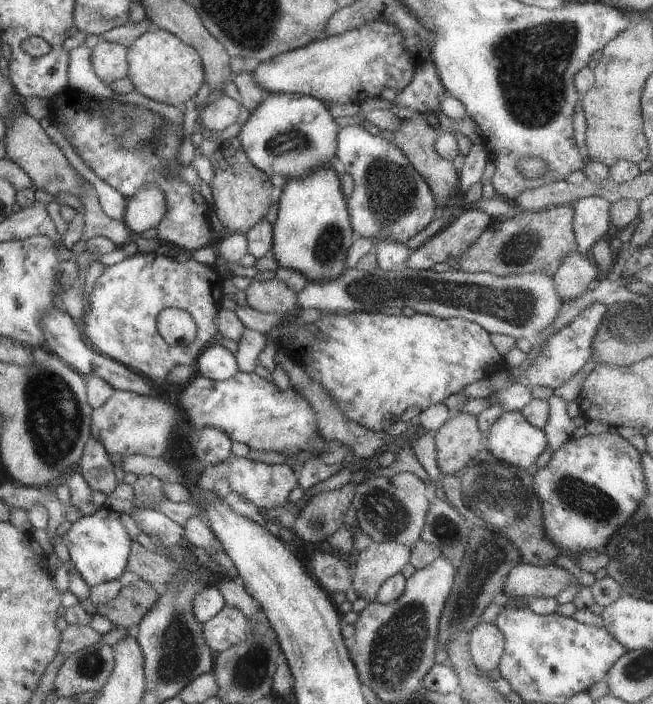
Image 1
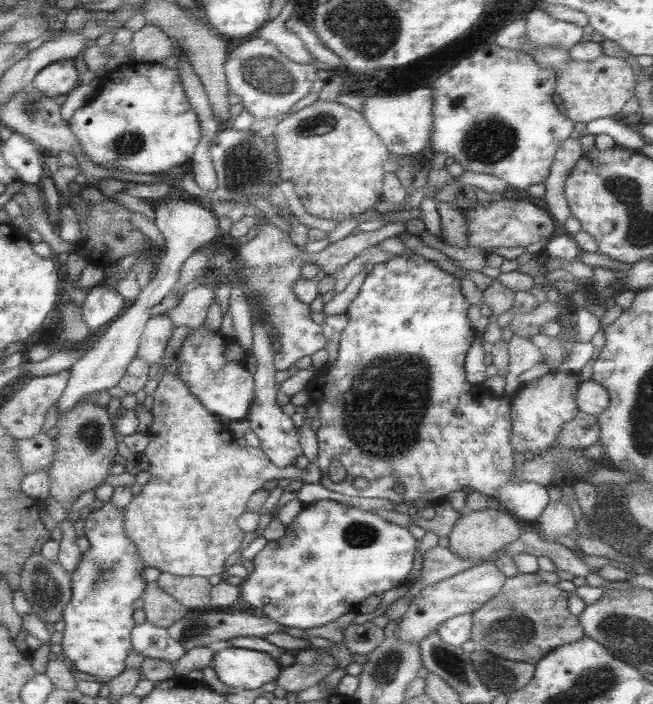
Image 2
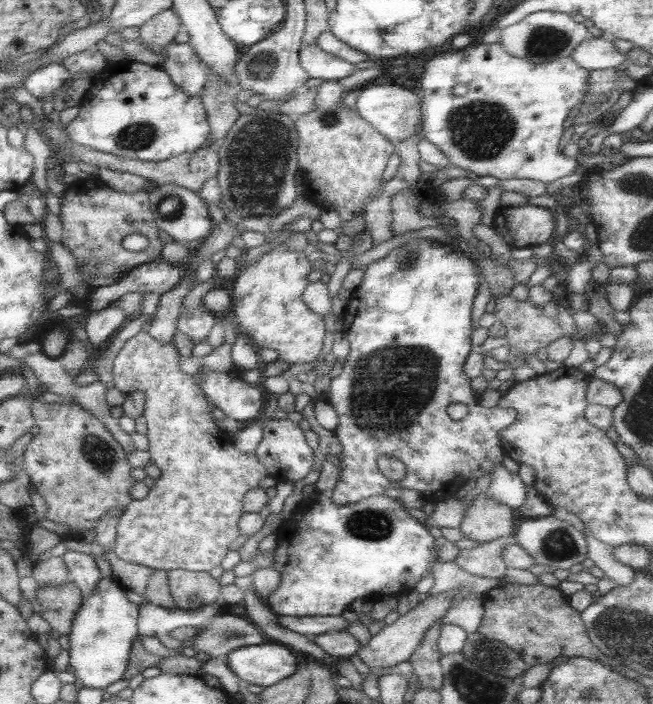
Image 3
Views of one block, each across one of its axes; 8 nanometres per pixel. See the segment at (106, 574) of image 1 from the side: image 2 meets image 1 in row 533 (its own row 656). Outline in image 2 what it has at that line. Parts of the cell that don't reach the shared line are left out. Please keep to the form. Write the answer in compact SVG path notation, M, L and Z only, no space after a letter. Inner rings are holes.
M112 501L100 503L84 521L84 536L90 542L90 547L78 561L78 567L72 571L72 599L64 607L61 620L66 627L63 631L61 646L63 649L61 659L78 672L86 672L96 676L102 685L115 679L126 669L126 658L132 650L130 644L131 632L135 628L132 613L134 613L134 600L144 594L147 583L142 575L142 568L146 568L144 561L140 560L136 545L128 539L124 531L124 512L120 511Z

